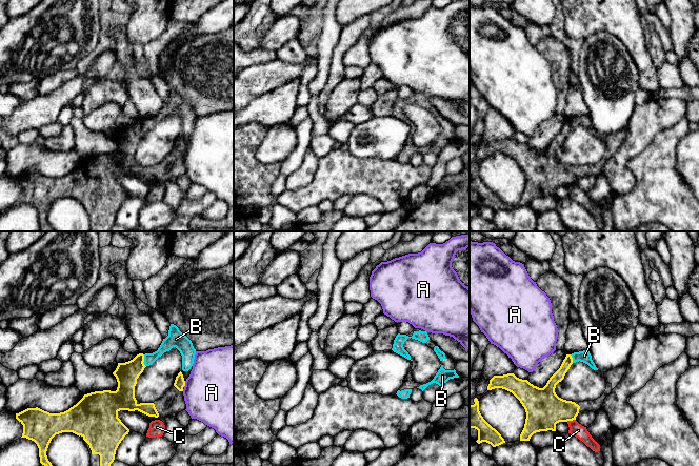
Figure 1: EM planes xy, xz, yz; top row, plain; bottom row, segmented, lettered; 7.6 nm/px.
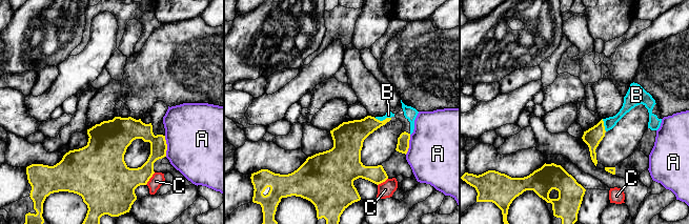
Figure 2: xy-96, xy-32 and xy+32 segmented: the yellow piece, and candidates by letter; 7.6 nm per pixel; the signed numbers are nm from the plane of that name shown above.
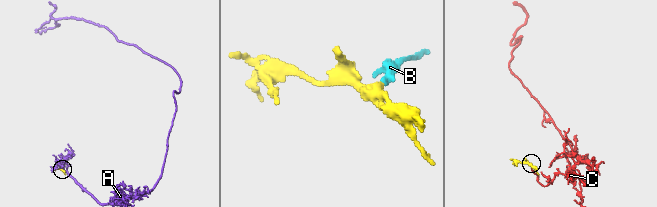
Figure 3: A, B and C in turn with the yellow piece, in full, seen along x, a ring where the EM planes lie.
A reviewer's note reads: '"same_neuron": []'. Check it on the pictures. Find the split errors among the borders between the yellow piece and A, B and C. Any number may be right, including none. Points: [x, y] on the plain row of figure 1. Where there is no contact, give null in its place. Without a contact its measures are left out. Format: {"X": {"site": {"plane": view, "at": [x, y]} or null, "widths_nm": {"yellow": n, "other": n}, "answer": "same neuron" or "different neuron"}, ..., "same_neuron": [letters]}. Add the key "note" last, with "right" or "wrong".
{"A": {"site": {"plane": "xy", "at": [184, 148]}, "widths_nm": {"yellow": 80, "other": 480}, "answer": "different neuron"}, "B": {"site": {"plane": "xy", "at": [143, 125]}, "widths_nm": {"yellow": 180, "other": 90}, "answer": "same neuron"}, "C": {"site": {"plane": "yz", "at": [571, 184]}, "widths_nm": {"yellow": 280, "other": 100}, "answer": "different neuron"}, "same_neuron": ["B"], "note": "wrong"}

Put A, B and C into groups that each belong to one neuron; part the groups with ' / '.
A / B / C

